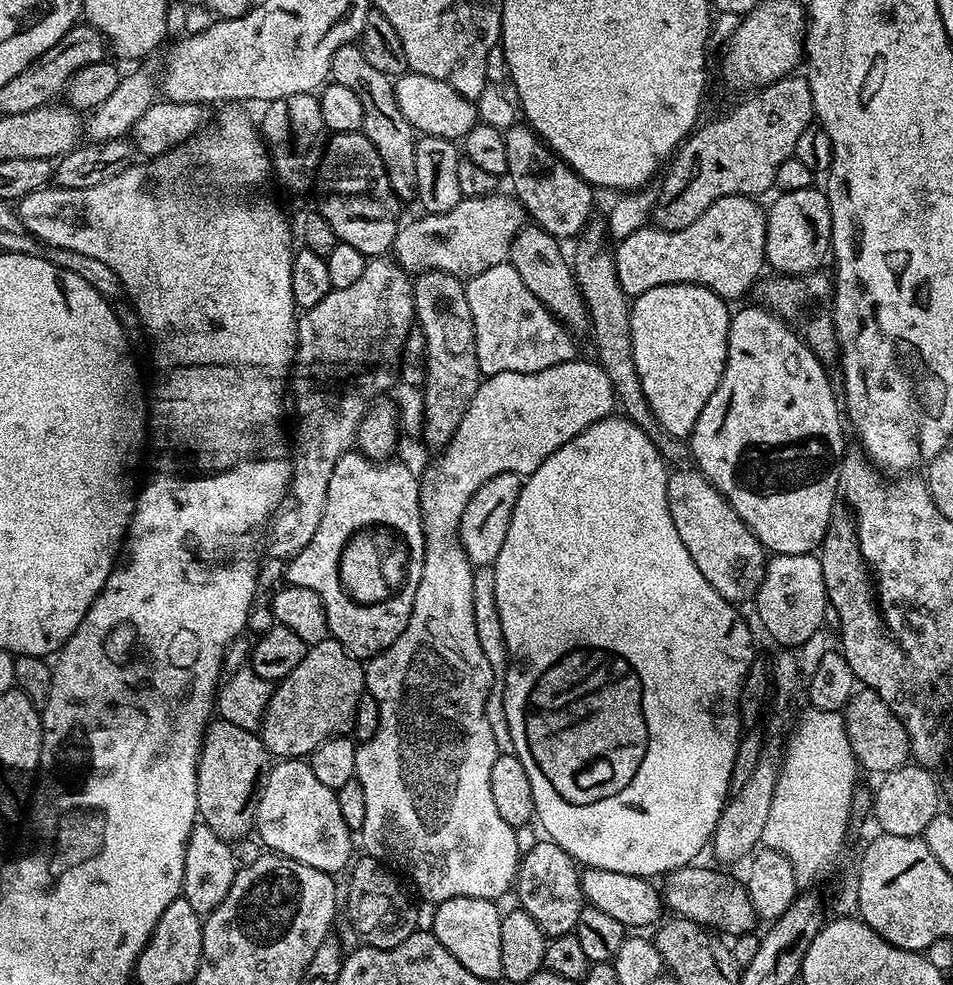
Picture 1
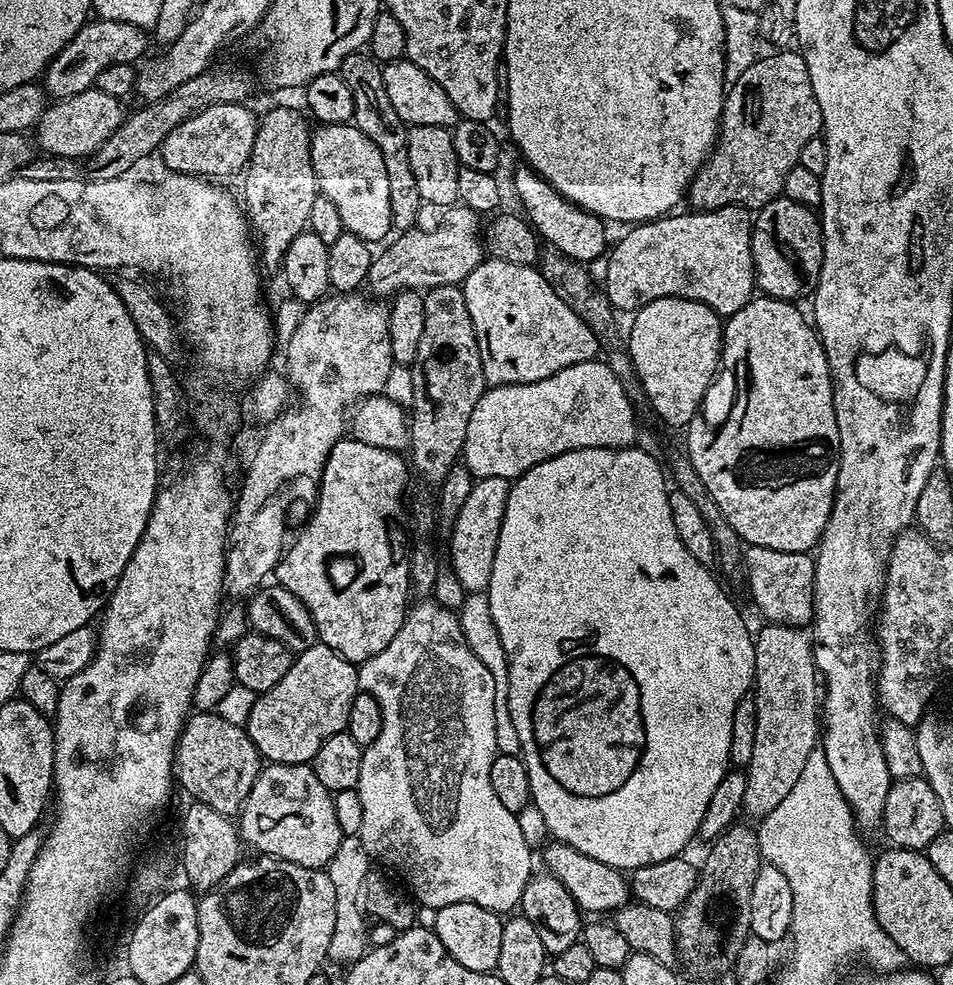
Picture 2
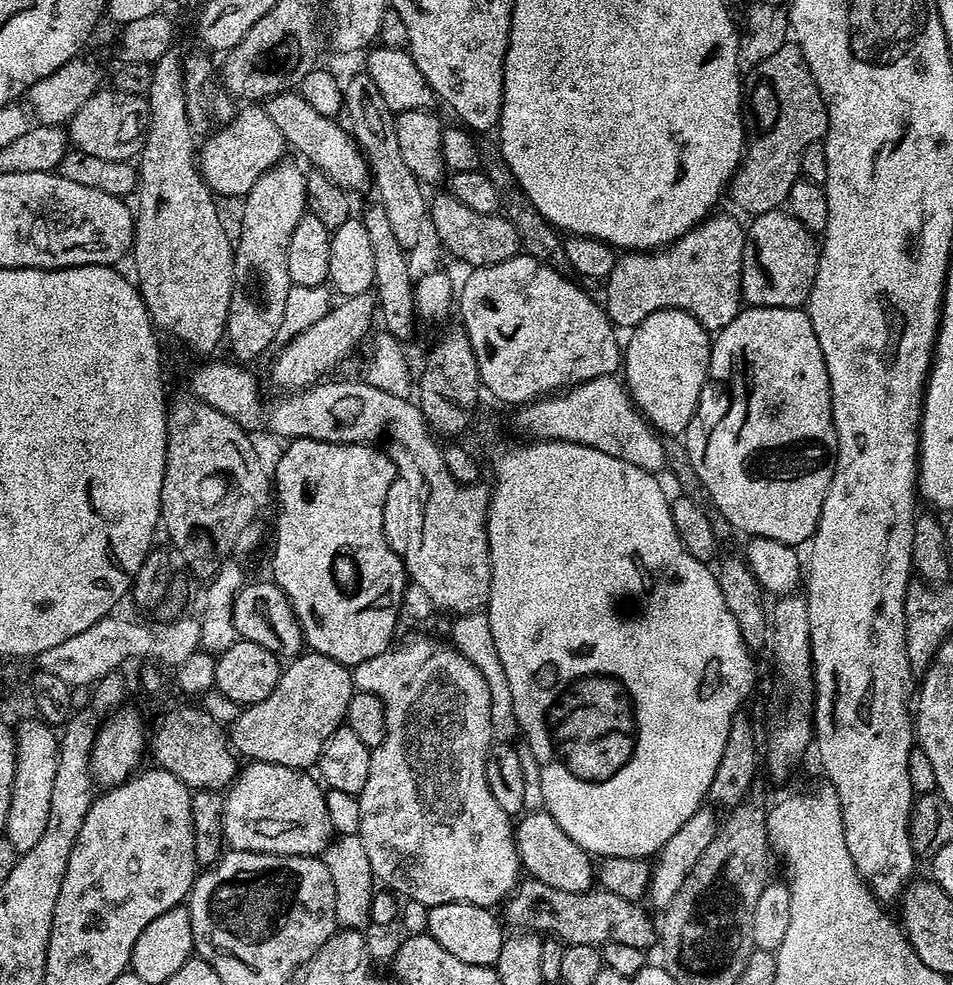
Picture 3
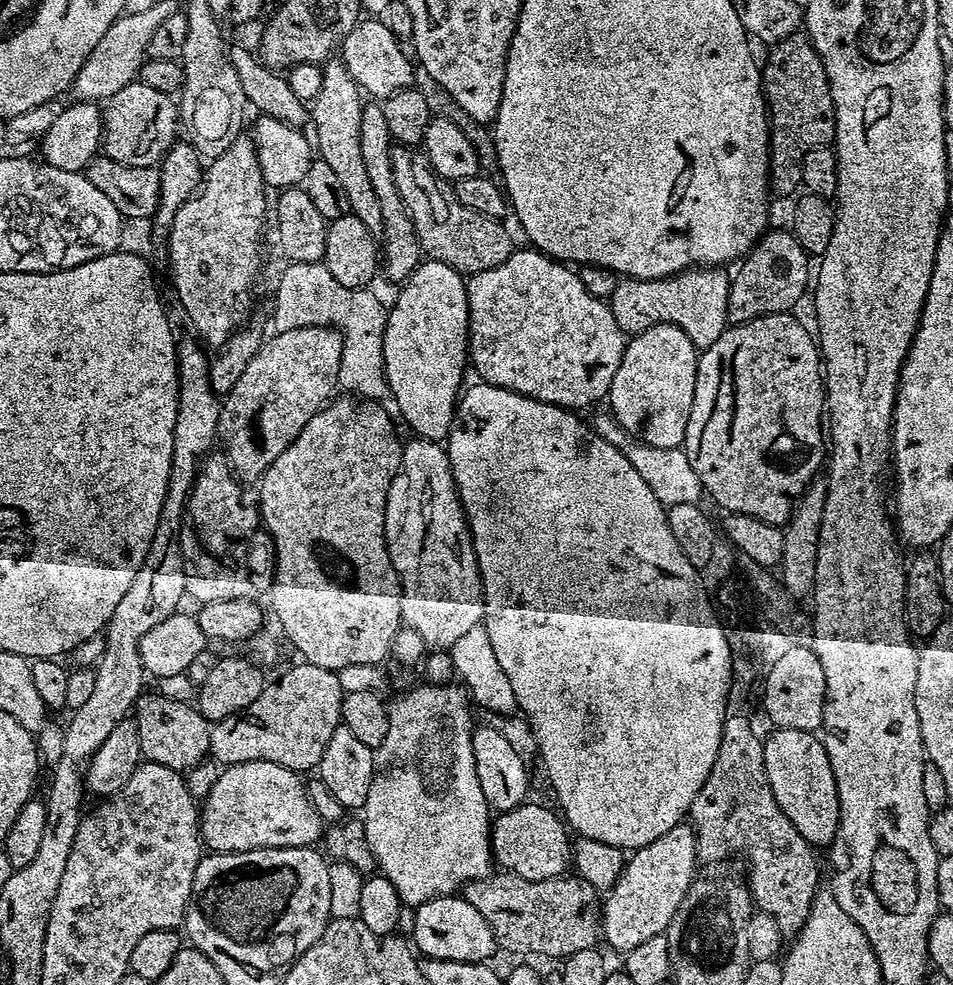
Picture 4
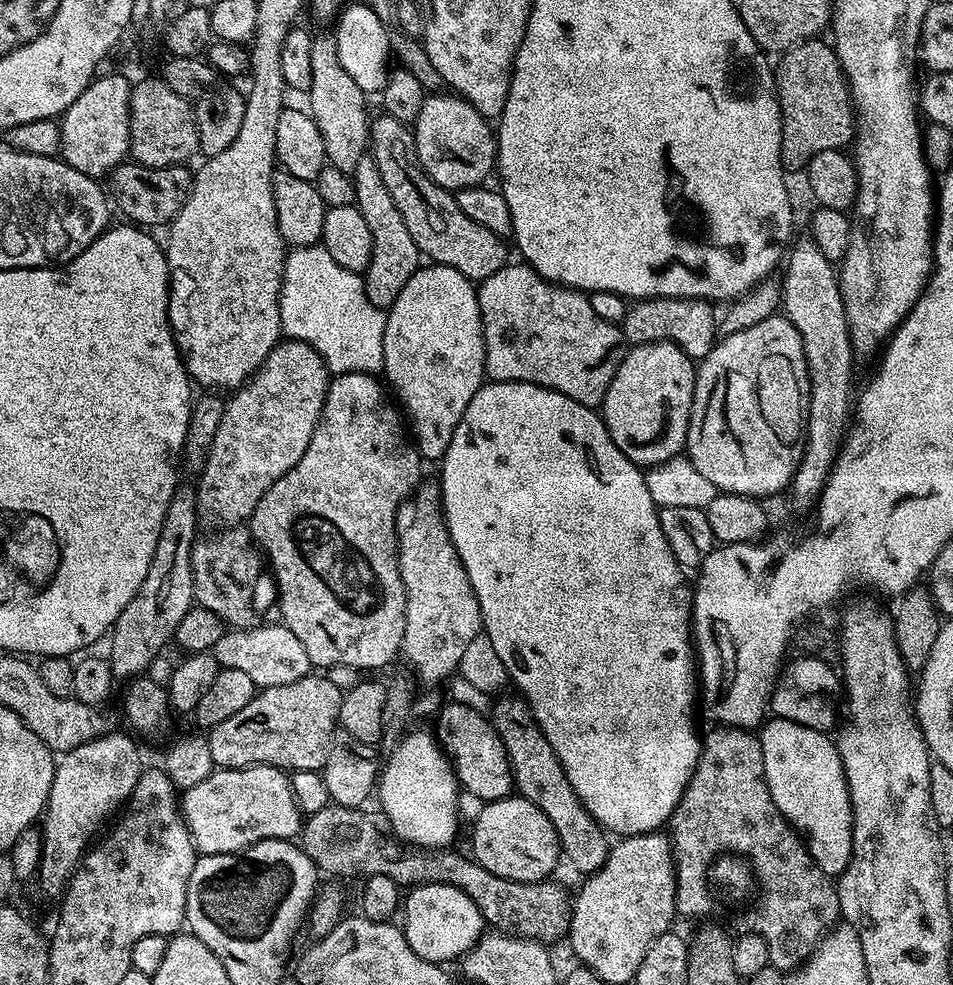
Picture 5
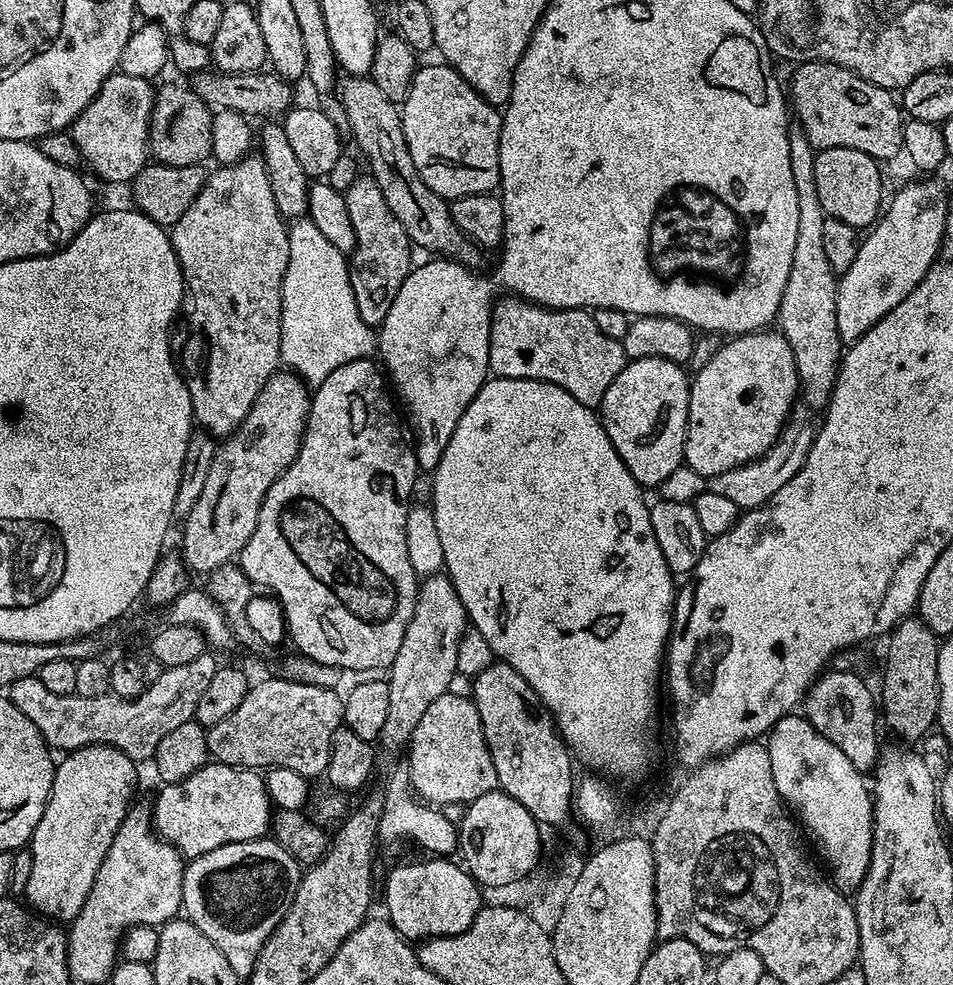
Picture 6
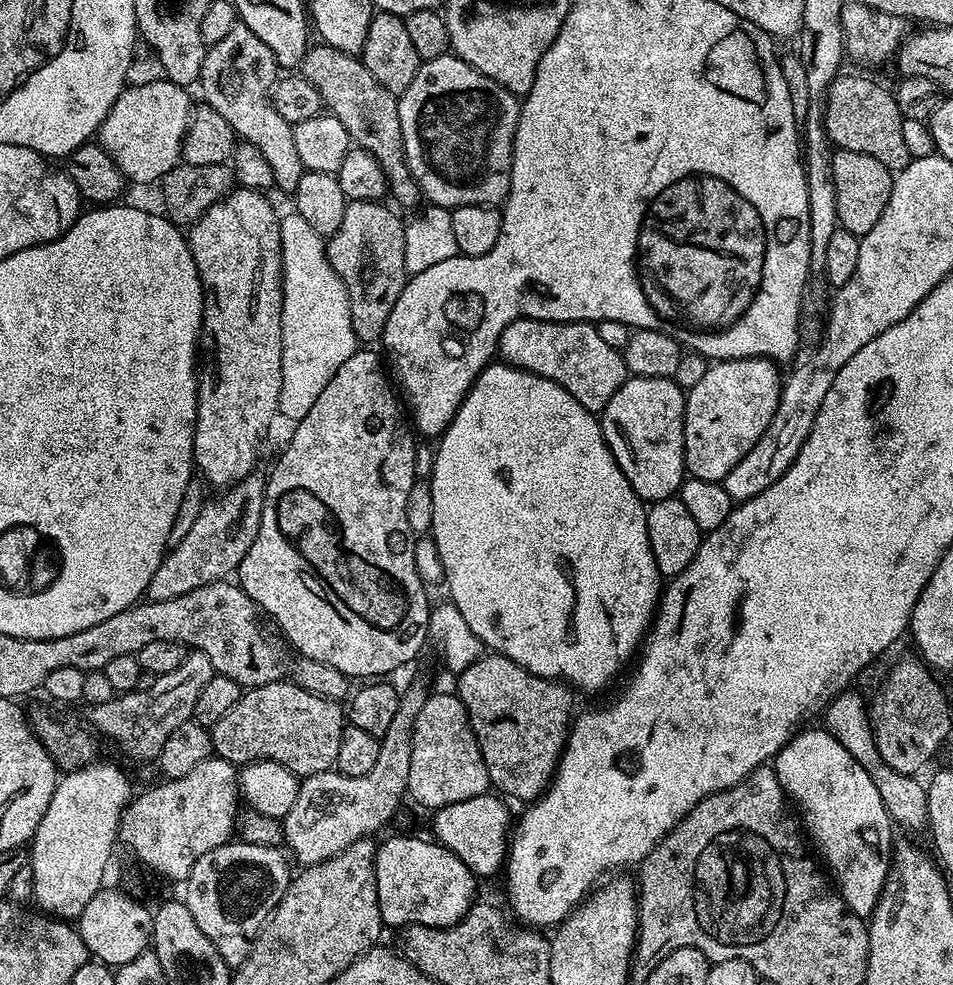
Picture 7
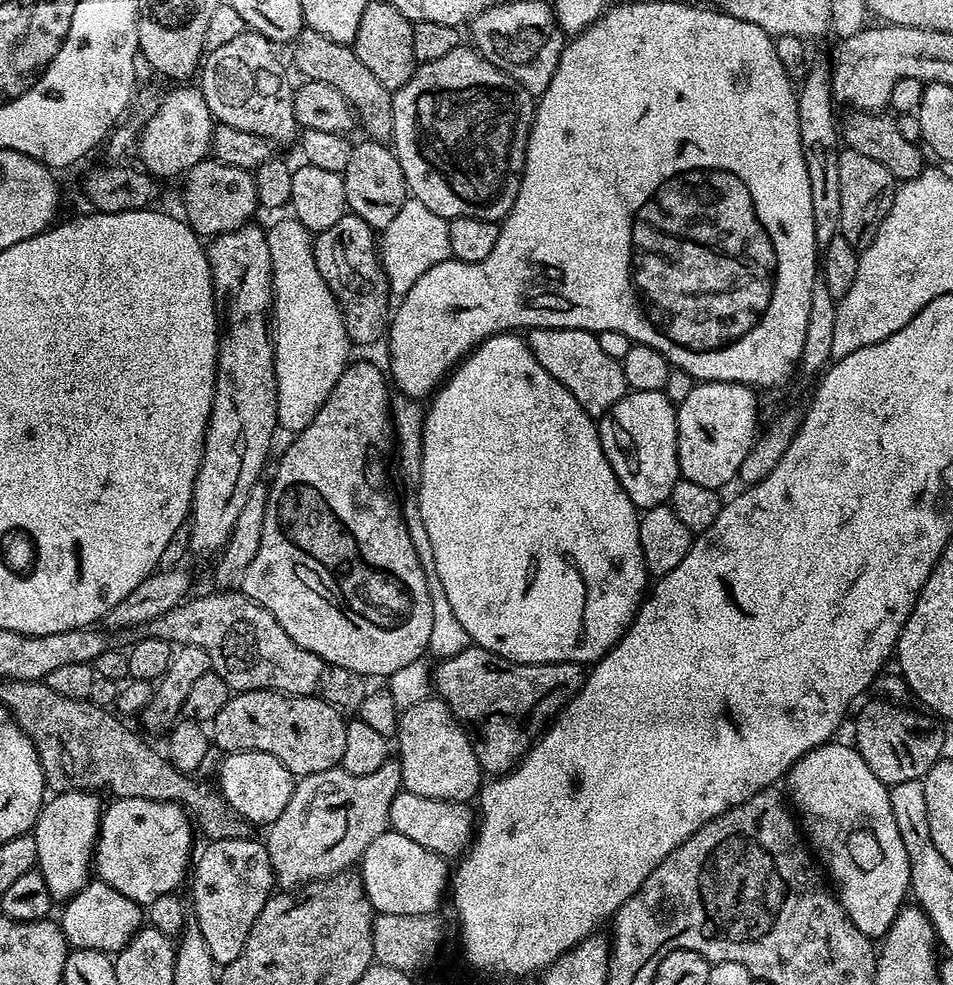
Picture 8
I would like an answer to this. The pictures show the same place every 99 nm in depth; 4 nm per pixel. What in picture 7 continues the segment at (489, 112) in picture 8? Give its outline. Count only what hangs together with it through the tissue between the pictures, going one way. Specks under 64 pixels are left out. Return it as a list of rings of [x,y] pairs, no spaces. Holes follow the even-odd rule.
[[[445,54],[425,60],[414,82],[398,98],[398,118],[402,122],[402,142],[410,174],[416,179],[429,205],[449,210],[458,206],[500,206],[508,198],[512,177],[514,134],[518,130],[521,101],[494,78],[486,78],[462,58]]]

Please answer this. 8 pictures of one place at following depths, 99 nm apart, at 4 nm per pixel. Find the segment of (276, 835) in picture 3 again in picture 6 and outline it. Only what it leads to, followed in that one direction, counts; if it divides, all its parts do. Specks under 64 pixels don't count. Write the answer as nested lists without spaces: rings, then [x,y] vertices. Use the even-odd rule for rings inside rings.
[[[209,762],[194,774],[173,784],[164,784],[152,804],[152,822],[156,835],[168,844],[173,844],[185,858],[195,858],[218,850],[227,844],[247,844],[267,837],[274,815],[274,805],[268,798],[264,776],[250,768],[235,768],[229,764]]]

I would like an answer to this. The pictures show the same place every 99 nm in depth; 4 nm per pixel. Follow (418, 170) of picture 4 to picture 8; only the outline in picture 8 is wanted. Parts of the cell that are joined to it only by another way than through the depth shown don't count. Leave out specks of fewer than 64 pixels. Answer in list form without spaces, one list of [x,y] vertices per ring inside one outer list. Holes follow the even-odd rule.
[[[305,27],[300,31],[294,41],[292,56],[296,59],[296,68],[301,72],[304,80],[314,82],[326,82],[326,86],[334,86],[346,102],[352,104],[356,111],[356,119],[359,127],[364,127],[363,135],[381,142],[387,141],[392,134],[392,92],[358,58],[355,47],[330,42],[330,38],[322,38],[318,30]]]

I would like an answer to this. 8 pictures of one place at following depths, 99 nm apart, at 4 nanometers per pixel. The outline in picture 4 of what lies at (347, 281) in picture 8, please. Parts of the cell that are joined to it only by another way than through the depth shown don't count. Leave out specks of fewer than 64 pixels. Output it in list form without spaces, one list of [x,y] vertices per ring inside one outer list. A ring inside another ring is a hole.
[[[376,102],[365,103],[362,114],[362,159],[366,165],[366,174],[370,178],[370,186],[374,186],[374,194],[378,194],[378,206],[382,206],[384,235],[382,237],[382,272],[392,280],[403,282],[422,263],[422,253],[418,234],[414,230],[414,222],[394,182],[392,169],[392,150],[394,141],[390,134],[390,126],[386,126],[386,114],[383,107]]]

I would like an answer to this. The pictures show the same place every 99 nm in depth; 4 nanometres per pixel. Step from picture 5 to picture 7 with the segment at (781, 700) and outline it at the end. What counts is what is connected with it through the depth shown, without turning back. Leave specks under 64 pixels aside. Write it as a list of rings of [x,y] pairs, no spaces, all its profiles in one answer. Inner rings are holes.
[[[852,691],[840,692],[828,704],[822,716],[826,731],[838,742],[842,742],[842,746],[850,750],[850,754],[859,762],[862,770],[866,770],[866,774],[874,778],[874,786],[878,786],[878,794],[882,794],[882,802],[893,825],[897,829],[905,828],[908,832],[923,833],[928,827],[927,787],[923,783],[919,784],[916,776],[895,772],[890,766],[886,766],[886,762],[882,762],[882,754],[878,754],[878,742],[874,742],[869,705],[865,697],[863,700],[858,693]]]

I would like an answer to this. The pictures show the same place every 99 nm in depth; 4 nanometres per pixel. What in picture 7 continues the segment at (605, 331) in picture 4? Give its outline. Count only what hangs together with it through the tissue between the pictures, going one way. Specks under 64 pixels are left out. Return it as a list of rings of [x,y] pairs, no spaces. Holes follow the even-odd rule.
[[[515,320],[502,330],[498,356],[503,363],[513,364],[523,372],[533,372],[562,385],[593,414],[603,413],[610,398],[614,398],[630,375],[622,353],[598,335],[592,322],[559,324],[549,320]]]

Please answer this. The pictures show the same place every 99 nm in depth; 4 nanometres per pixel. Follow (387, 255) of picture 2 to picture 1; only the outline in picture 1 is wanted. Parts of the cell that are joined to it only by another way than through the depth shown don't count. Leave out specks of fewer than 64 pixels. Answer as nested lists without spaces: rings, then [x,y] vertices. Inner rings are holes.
[[[500,195],[462,199],[458,202],[458,206],[454,206],[454,210],[446,210],[442,214],[429,212],[421,215],[421,220],[412,220],[409,224],[401,223],[393,240],[391,255],[396,263],[404,267],[404,271],[409,274],[445,272],[461,278],[477,276],[482,274],[482,270],[490,270],[490,266],[505,263],[513,238],[520,228],[525,227],[526,213],[515,195]]]

